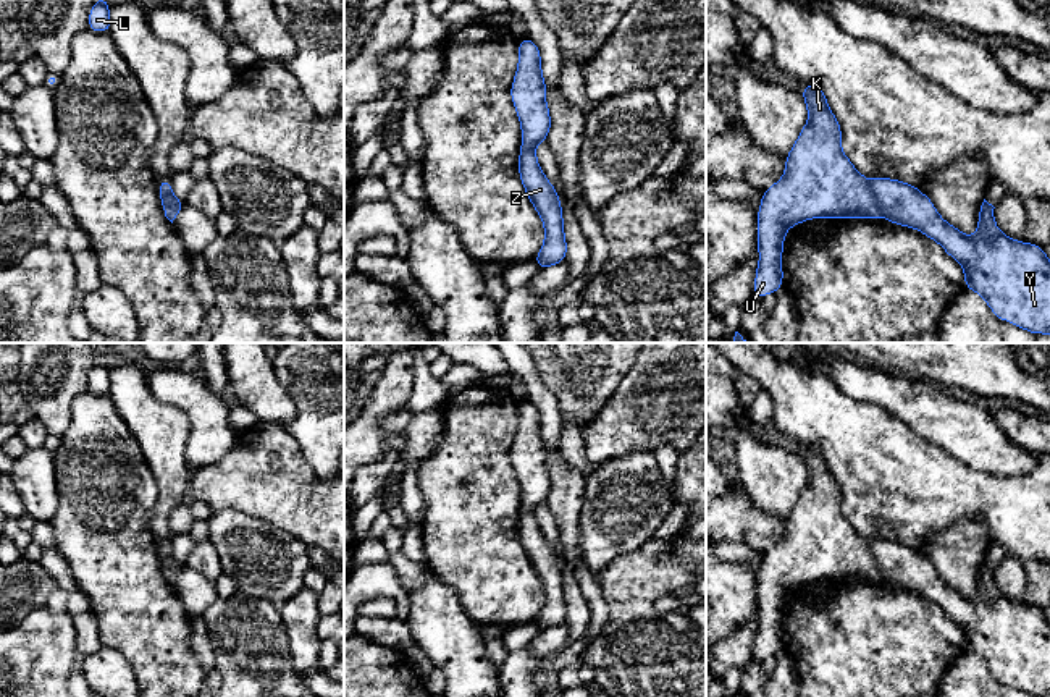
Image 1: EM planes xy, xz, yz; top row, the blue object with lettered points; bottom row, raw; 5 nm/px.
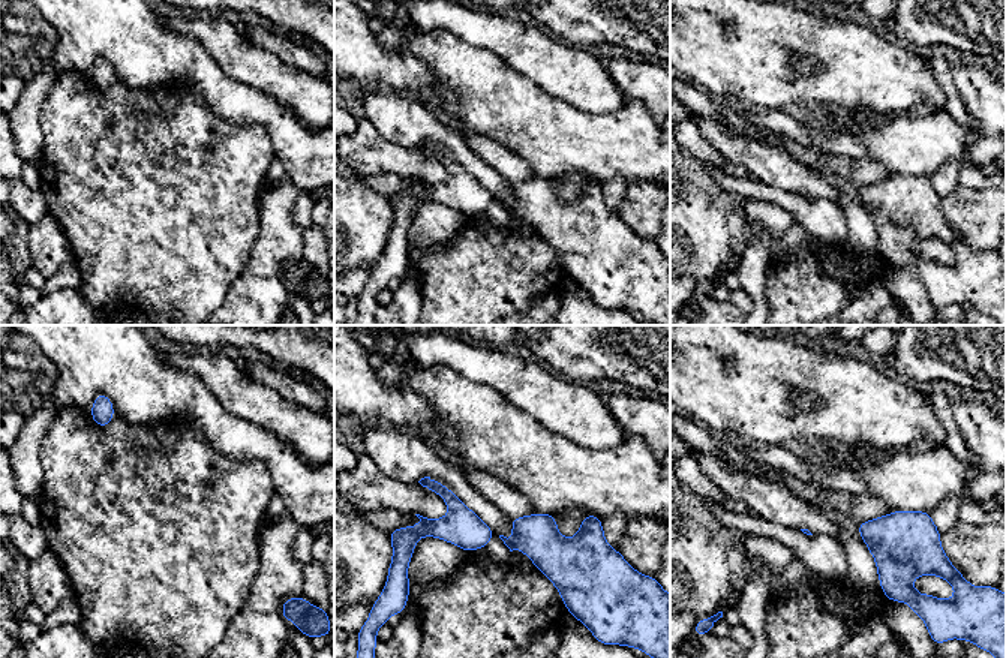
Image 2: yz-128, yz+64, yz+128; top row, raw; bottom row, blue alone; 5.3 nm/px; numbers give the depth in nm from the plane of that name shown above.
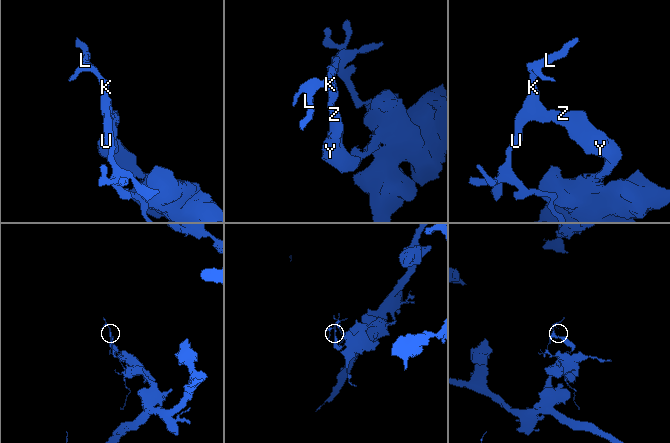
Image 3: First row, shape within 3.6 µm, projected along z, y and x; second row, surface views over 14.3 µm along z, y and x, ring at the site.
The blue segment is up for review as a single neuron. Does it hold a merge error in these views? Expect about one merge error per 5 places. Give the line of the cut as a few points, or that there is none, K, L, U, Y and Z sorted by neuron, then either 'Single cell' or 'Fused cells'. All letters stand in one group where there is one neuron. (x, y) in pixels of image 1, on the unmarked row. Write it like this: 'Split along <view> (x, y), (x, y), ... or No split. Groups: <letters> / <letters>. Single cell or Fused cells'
No split. Groups: K L U Y Z. Single cell

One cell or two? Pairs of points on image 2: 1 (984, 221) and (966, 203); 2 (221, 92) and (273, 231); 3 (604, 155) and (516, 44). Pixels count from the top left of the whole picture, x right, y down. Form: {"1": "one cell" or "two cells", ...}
{"1": "one cell", "2": "two cells", "3": "two cells"}

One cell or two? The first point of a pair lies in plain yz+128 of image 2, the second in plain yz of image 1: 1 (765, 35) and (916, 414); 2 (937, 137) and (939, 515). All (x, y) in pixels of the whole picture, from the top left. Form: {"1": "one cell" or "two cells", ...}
{"1": "one cell", "2": "one cell"}

